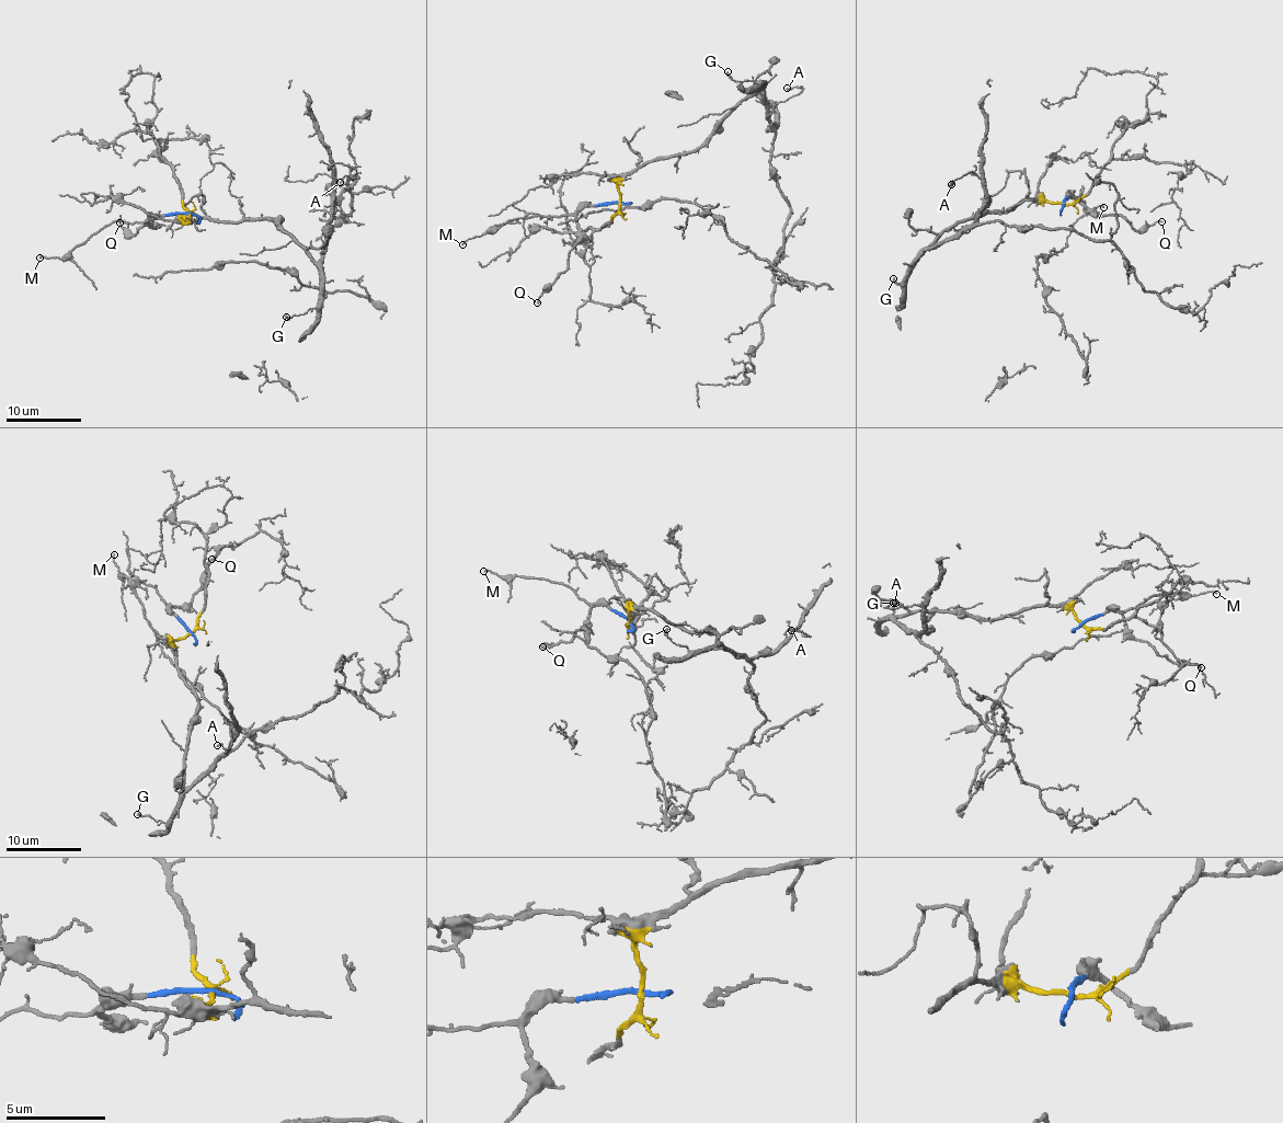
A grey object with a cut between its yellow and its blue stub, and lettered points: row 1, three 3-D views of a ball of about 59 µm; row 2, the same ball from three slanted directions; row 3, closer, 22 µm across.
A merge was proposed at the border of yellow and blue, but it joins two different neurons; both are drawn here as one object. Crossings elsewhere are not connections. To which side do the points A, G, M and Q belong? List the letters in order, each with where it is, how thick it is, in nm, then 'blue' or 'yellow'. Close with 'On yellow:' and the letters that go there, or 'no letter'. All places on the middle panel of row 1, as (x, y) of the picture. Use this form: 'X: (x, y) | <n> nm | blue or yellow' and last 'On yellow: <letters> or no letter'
A: (787, 88) | 110 nm | yellow
G: (728, 71) | 160 nm | yellow
M: (462, 244) | 120 nm | blue
Q: (537, 302) | 90 nm | blue
On yellow: A, G

